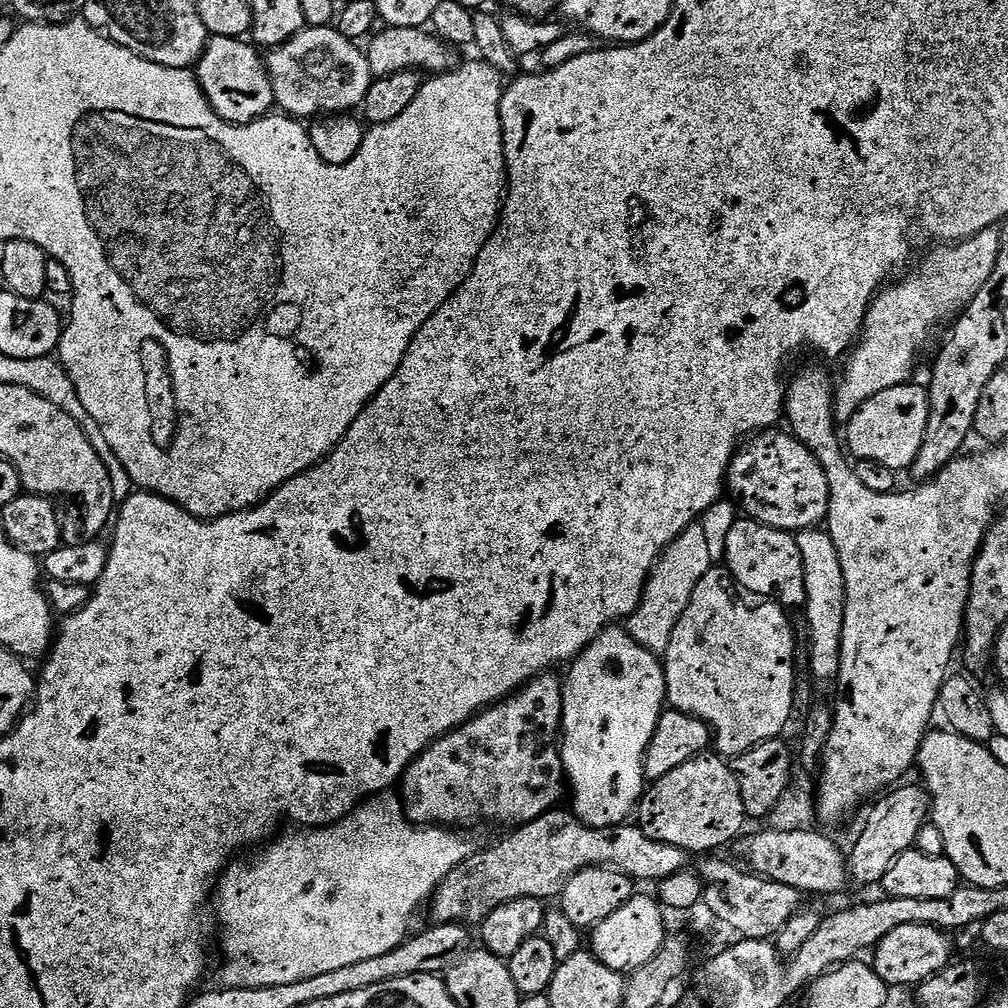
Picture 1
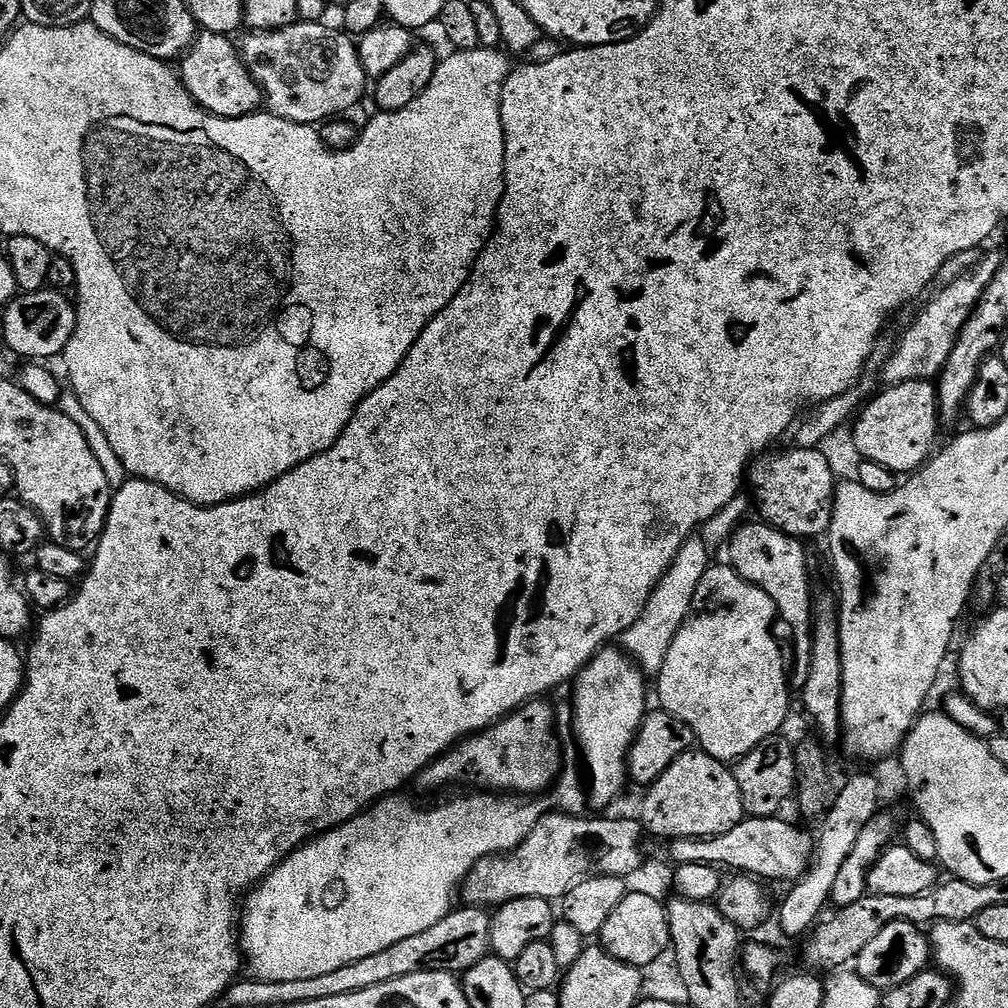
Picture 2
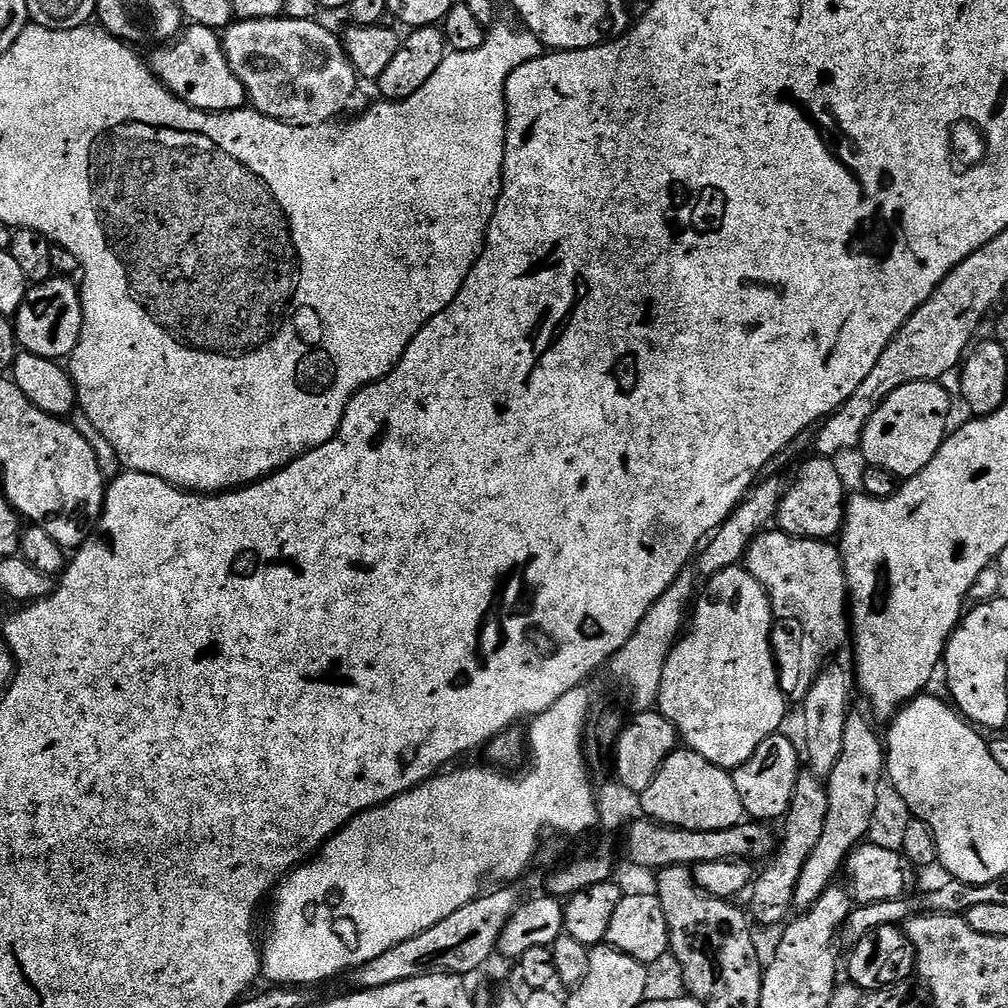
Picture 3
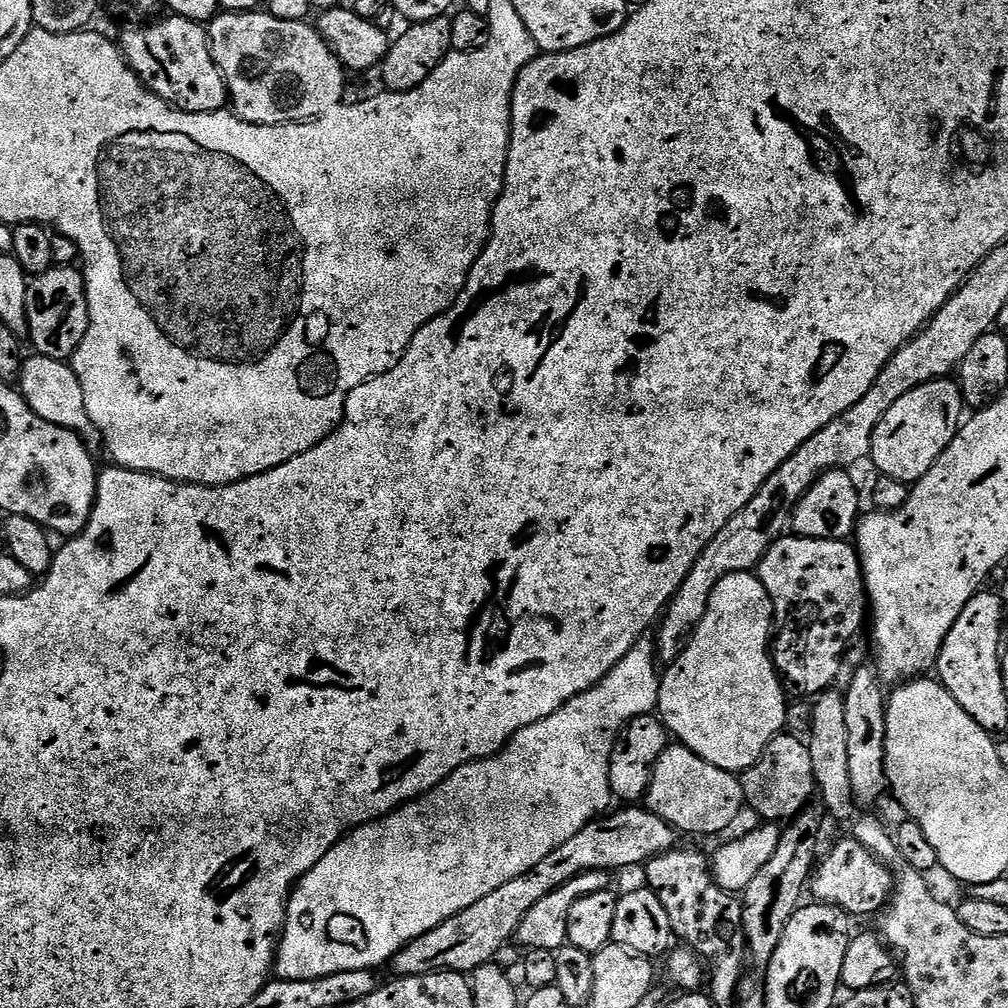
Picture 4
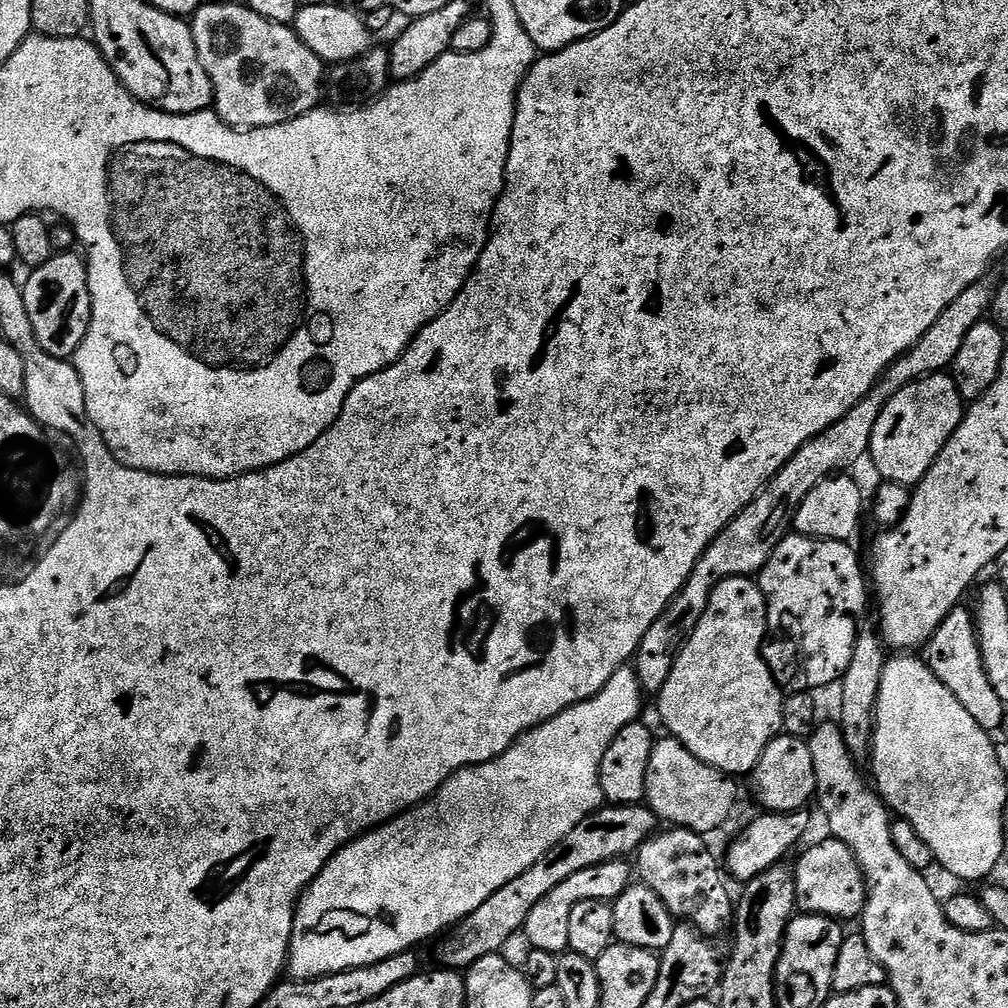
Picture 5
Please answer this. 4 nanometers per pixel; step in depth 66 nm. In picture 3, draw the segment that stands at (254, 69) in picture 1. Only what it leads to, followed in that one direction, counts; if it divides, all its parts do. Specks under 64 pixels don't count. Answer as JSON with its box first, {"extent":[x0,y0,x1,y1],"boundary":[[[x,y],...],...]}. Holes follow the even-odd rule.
{"extent":[150,23,245,112],"boundary":[[[189,23],[171,43],[157,48],[160,49],[153,54],[152,60],[150,59],[152,74],[169,92],[174,93],[177,99],[200,112],[235,112],[245,107],[244,87],[230,70],[224,58],[221,37],[213,29]]]}

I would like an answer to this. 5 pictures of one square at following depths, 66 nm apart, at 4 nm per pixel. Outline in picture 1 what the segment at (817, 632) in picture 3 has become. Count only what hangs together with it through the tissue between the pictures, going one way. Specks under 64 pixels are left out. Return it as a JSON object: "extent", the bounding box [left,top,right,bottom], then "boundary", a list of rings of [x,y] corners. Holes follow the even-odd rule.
{"extent":[724,518,803,610],"boundary":[[[740,518],[737,524],[729,526],[724,536],[724,560],[728,571],[745,593],[753,592],[753,597],[774,600],[788,610],[799,609],[803,605],[802,554],[798,554],[793,533],[771,528],[757,520]]]}

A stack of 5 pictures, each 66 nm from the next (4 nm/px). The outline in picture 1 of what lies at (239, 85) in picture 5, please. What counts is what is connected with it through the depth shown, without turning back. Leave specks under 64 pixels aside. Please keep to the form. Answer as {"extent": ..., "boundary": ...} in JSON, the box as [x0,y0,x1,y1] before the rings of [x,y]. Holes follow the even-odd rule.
{"extent":[266,26,374,118],"boundary":[[[306,26],[297,36],[290,38],[290,42],[286,42],[280,48],[271,49],[267,53],[266,63],[279,111],[293,118],[305,118],[304,116],[319,118],[325,114],[351,113],[354,110],[351,108],[359,109],[363,105],[374,79],[365,49],[357,41],[347,40],[332,26],[326,28]]]}

